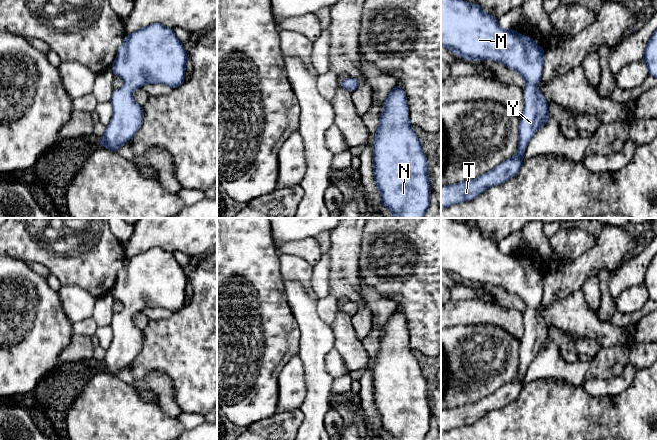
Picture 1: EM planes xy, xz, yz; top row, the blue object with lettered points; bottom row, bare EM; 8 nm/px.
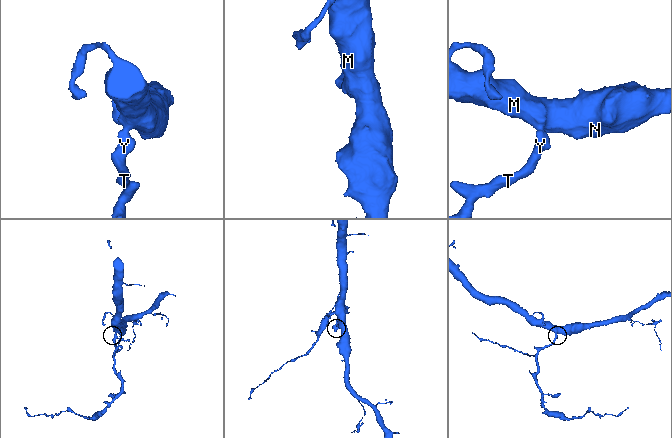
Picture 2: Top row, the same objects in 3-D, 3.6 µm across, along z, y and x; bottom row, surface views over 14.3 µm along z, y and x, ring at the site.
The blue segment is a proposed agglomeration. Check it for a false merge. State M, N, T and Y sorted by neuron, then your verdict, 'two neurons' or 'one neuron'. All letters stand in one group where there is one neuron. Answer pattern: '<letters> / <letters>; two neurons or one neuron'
M N T Y; one neuron

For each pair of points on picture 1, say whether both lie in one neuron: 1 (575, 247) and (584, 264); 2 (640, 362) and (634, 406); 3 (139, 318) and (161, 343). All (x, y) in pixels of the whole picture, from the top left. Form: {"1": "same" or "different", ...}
{"1": "different", "2": "different", "3": "different"}

